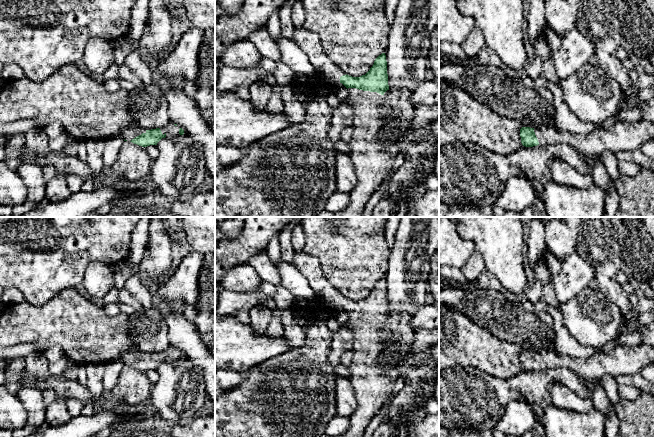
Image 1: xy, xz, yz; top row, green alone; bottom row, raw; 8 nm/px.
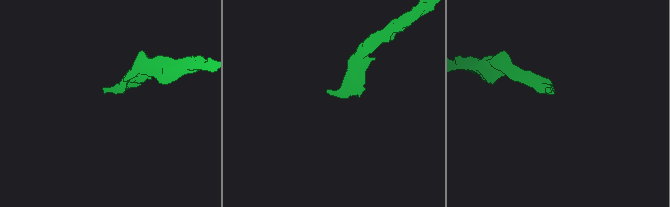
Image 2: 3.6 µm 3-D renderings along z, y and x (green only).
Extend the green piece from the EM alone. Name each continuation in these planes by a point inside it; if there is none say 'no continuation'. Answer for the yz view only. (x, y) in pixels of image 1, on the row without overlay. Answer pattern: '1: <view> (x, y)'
1: yz (623, 360)

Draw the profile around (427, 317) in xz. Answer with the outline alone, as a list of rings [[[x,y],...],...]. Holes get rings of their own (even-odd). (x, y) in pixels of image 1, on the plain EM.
[[[426,304],[414,316],[406,319],[406,321],[416,332],[439,329],[439,308]]]

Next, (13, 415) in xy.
[[[0,385],[0,429],[16,430],[27,422],[27,411],[15,394]]]

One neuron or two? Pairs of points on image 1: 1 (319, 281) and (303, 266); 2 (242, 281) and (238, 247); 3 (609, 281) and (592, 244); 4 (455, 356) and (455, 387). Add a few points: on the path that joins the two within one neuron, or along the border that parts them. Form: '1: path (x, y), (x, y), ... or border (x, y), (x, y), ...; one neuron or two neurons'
1: path (315, 277), (307, 269); one neuron
2: border (248, 262), (234, 264), (225, 274); two neurons
3: path (605, 272), (605, 264), (594, 253); one neuron
4: border (449, 367), (461, 366), (464, 369); two neurons

